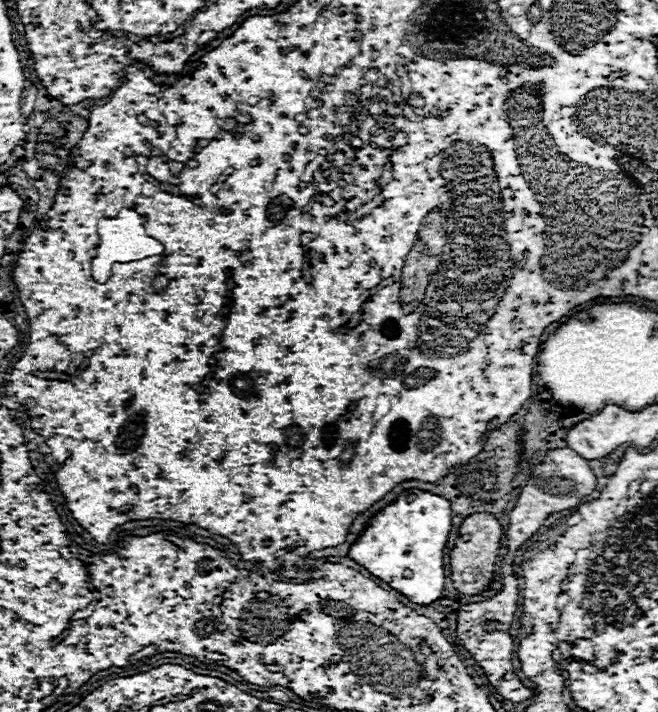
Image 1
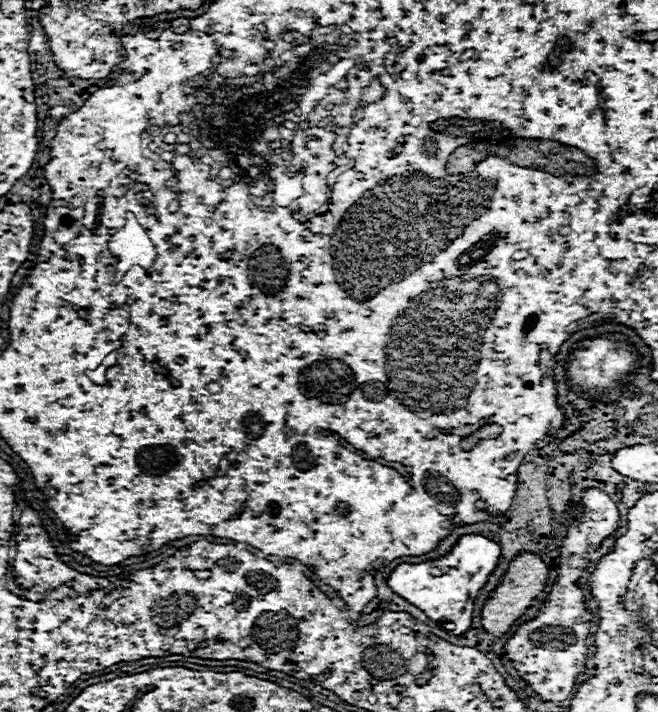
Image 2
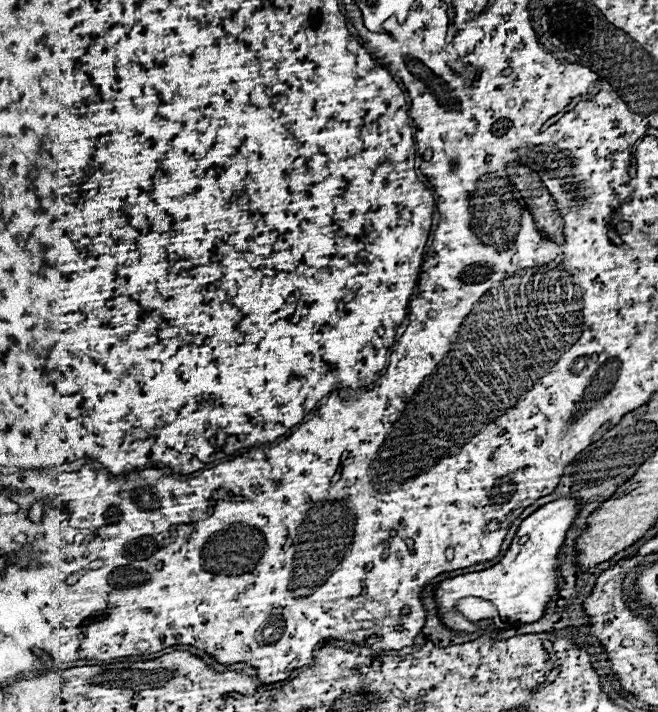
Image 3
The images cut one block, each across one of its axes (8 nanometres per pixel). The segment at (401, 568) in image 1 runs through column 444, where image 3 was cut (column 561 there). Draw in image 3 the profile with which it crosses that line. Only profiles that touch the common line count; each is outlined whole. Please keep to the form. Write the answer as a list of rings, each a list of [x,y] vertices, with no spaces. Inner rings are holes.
[[[560,498],[540,506],[526,520],[522,520],[516,536],[512,538],[512,544],[508,546],[508,552],[502,556],[502,560],[496,566],[484,570],[482,578],[478,578],[478,572],[472,572],[472,574],[462,574],[456,578],[442,580],[434,588],[434,600],[438,606],[438,618],[442,620],[442,624],[448,630],[466,632],[466,634],[474,630],[474,626],[468,620],[460,618],[452,610],[456,600],[466,596],[478,596],[478,598],[490,600],[498,608],[502,622],[508,622],[508,624],[516,624],[516,622],[530,624],[540,620],[544,614],[546,602],[558,594],[558,582],[562,580],[562,576],[558,572],[556,556],[558,556],[558,550],[562,548],[564,536],[572,520],[576,518],[578,510],[580,510],[580,502],[576,498]]]

